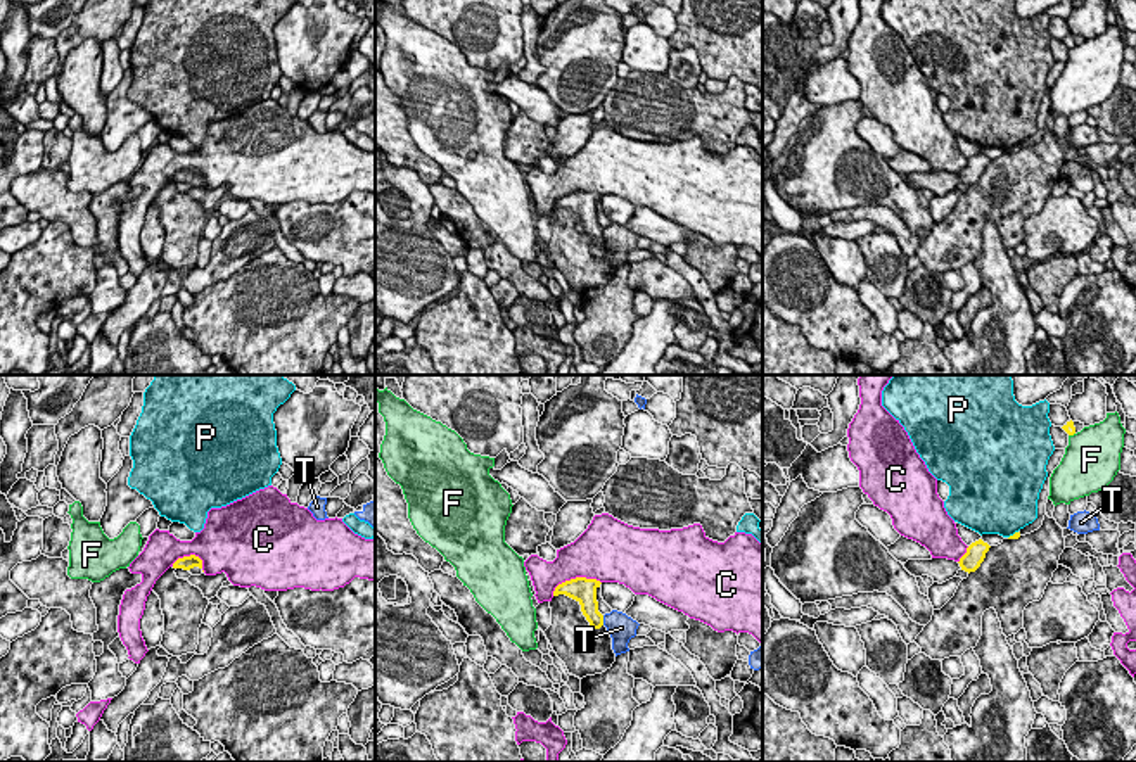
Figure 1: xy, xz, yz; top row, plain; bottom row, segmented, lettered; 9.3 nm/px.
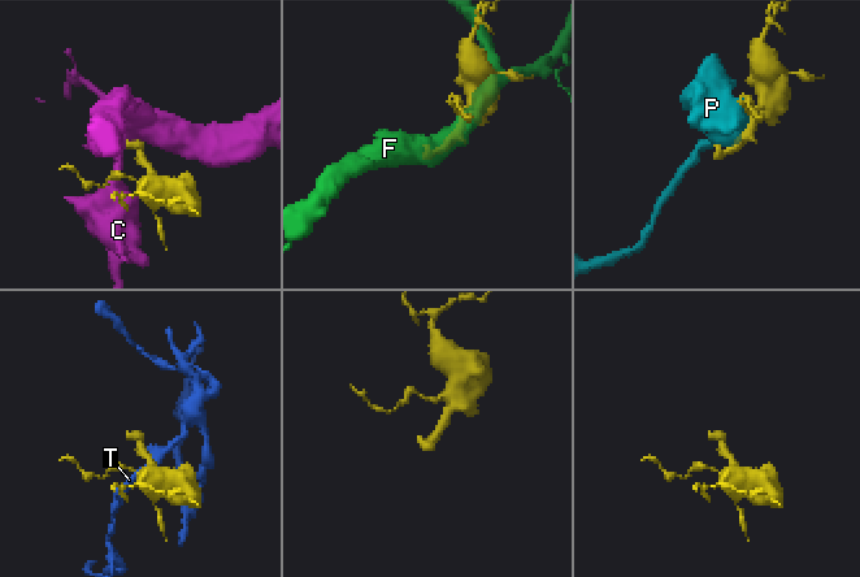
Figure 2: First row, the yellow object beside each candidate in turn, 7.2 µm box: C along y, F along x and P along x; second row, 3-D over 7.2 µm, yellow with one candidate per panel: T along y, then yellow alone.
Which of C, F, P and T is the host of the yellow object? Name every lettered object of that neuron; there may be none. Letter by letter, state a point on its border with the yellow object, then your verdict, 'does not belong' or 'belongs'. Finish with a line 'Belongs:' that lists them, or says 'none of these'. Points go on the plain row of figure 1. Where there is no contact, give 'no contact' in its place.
C: xz (576, 190) | does not belong
F: yz (1071, 47) | does not belong
P: yz (1014, 147) | does not belong
T: xz (602, 234) | does not belong
Belongs: none of these

